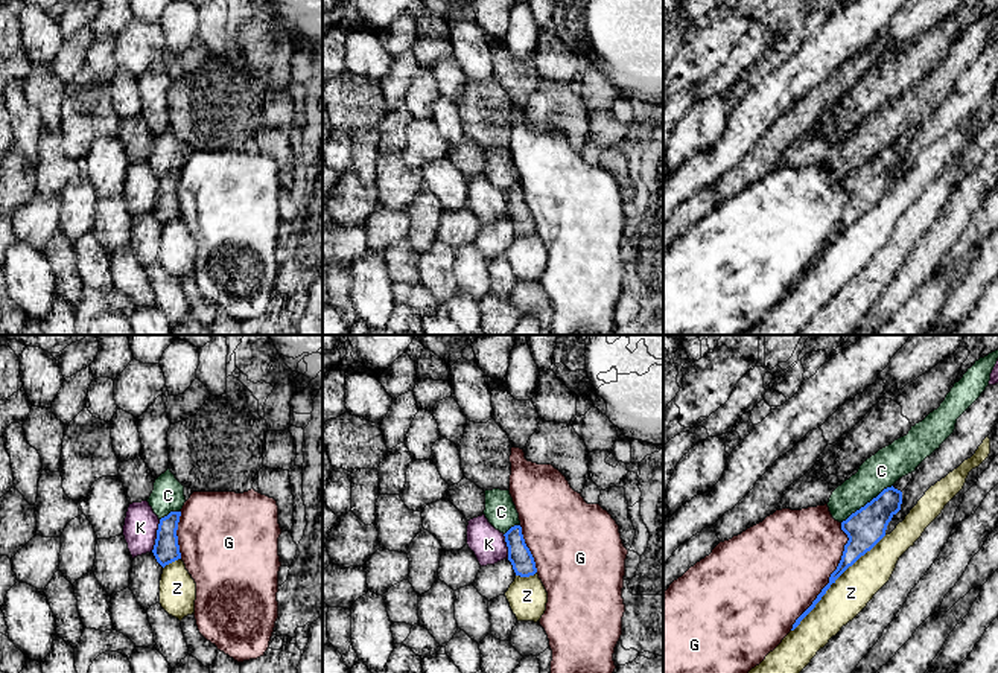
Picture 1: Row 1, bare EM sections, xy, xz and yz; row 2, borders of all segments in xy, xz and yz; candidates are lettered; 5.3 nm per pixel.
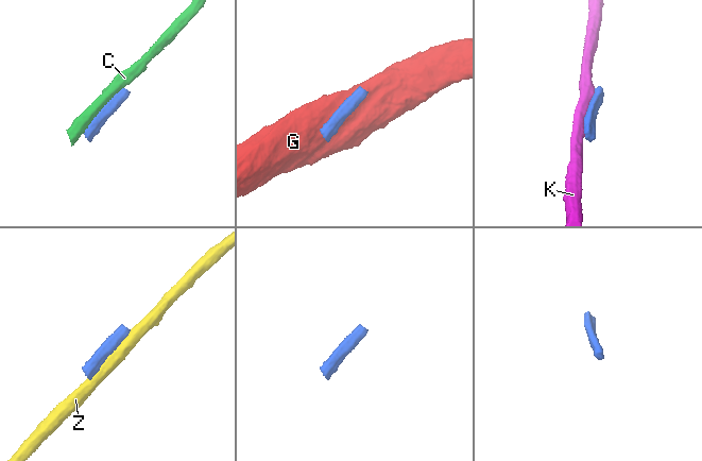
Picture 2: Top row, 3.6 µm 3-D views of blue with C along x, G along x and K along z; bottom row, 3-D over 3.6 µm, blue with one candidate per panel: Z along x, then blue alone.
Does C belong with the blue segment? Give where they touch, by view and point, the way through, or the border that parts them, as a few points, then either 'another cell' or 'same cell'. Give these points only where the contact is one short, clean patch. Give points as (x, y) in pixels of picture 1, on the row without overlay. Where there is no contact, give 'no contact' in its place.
meets blue in yz at (867, 162); another cell

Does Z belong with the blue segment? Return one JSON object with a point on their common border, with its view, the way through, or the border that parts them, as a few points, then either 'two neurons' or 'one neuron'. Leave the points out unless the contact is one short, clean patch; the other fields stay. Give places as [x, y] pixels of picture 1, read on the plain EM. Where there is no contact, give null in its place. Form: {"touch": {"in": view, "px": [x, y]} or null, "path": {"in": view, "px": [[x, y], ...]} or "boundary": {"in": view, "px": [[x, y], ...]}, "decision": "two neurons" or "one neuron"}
{"touch": {"in": "yz", "px": [835, 238]}, "decision": "two neurons"}

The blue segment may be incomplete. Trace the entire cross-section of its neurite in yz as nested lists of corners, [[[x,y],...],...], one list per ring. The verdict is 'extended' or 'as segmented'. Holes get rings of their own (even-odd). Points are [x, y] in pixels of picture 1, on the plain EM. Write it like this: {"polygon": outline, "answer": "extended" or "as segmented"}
{"polygon": [[[913,131],[899,137],[892,146],[884,148],[876,157],[841,181],[841,189],[849,196],[841,219],[831,233],[829,242],[822,248],[812,263],[796,279],[791,289],[794,289],[815,266],[831,244],[885,195],[888,181],[901,169],[902,149],[910,143],[911,137]]], "answer": "extended"}

